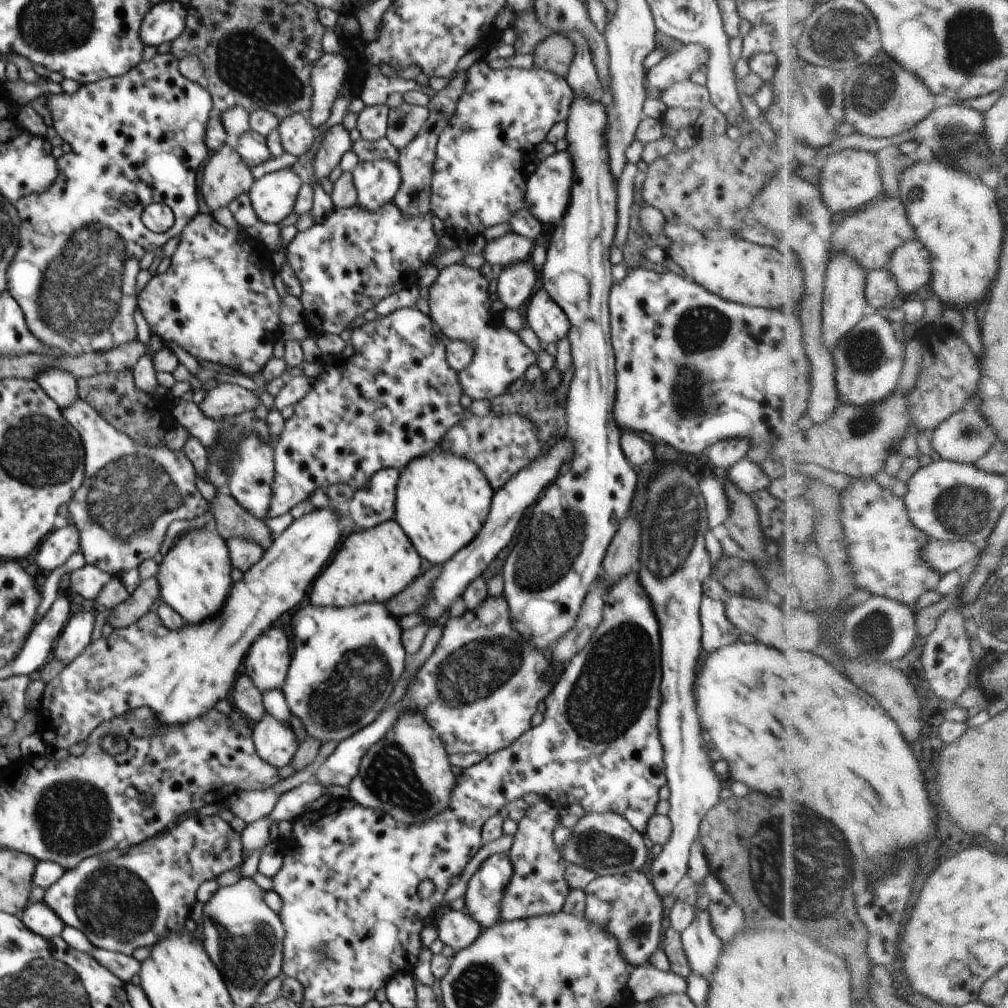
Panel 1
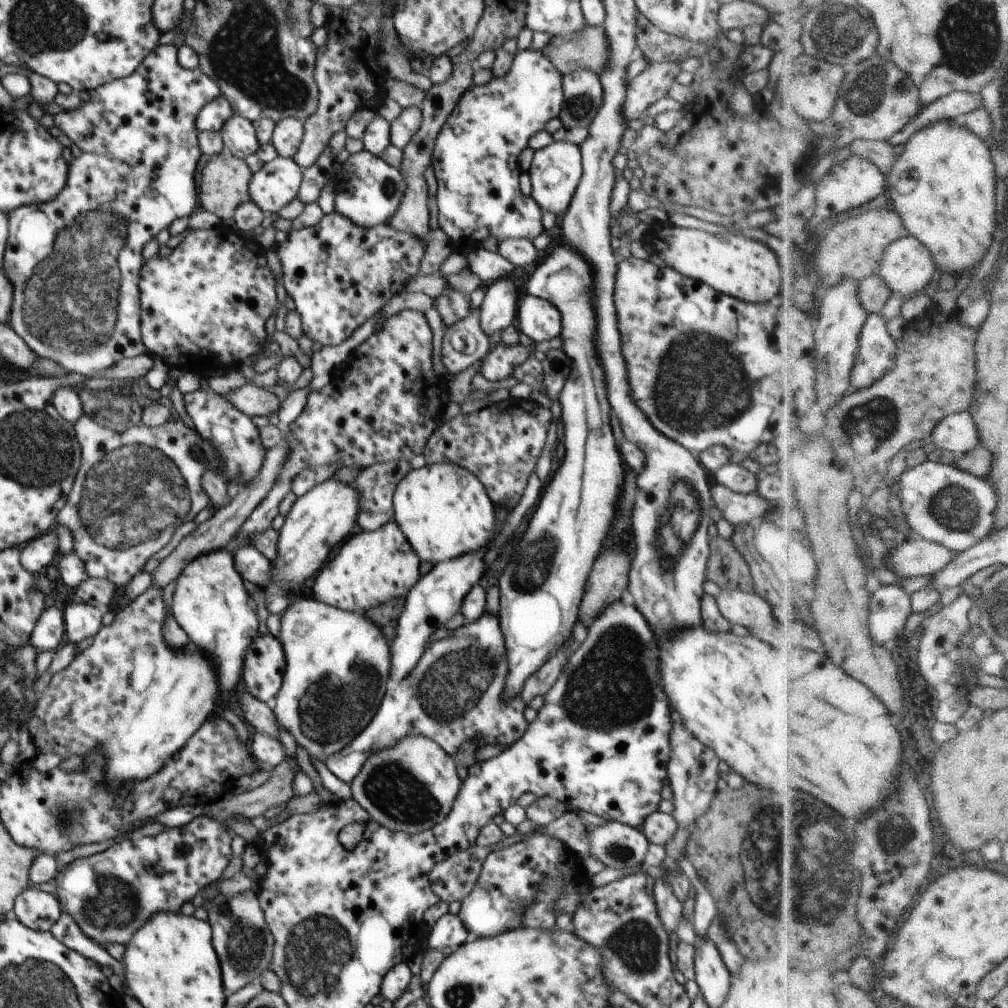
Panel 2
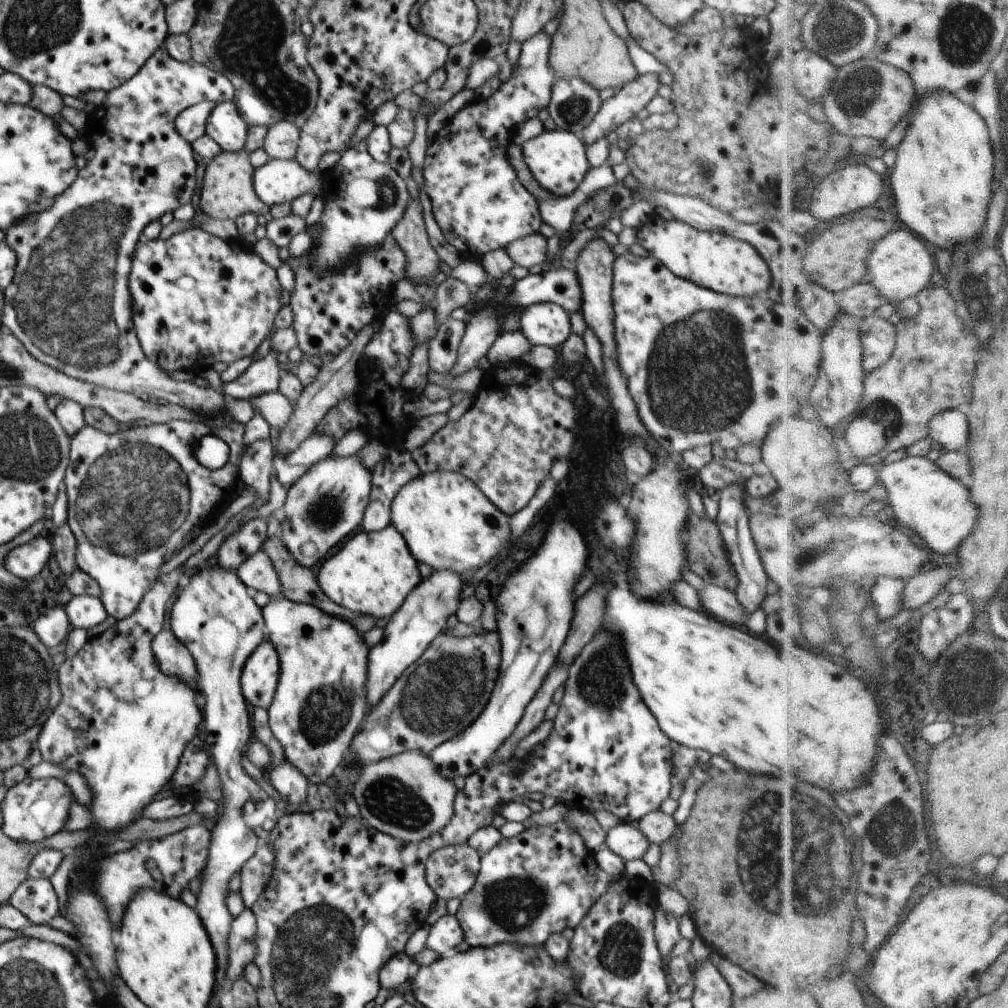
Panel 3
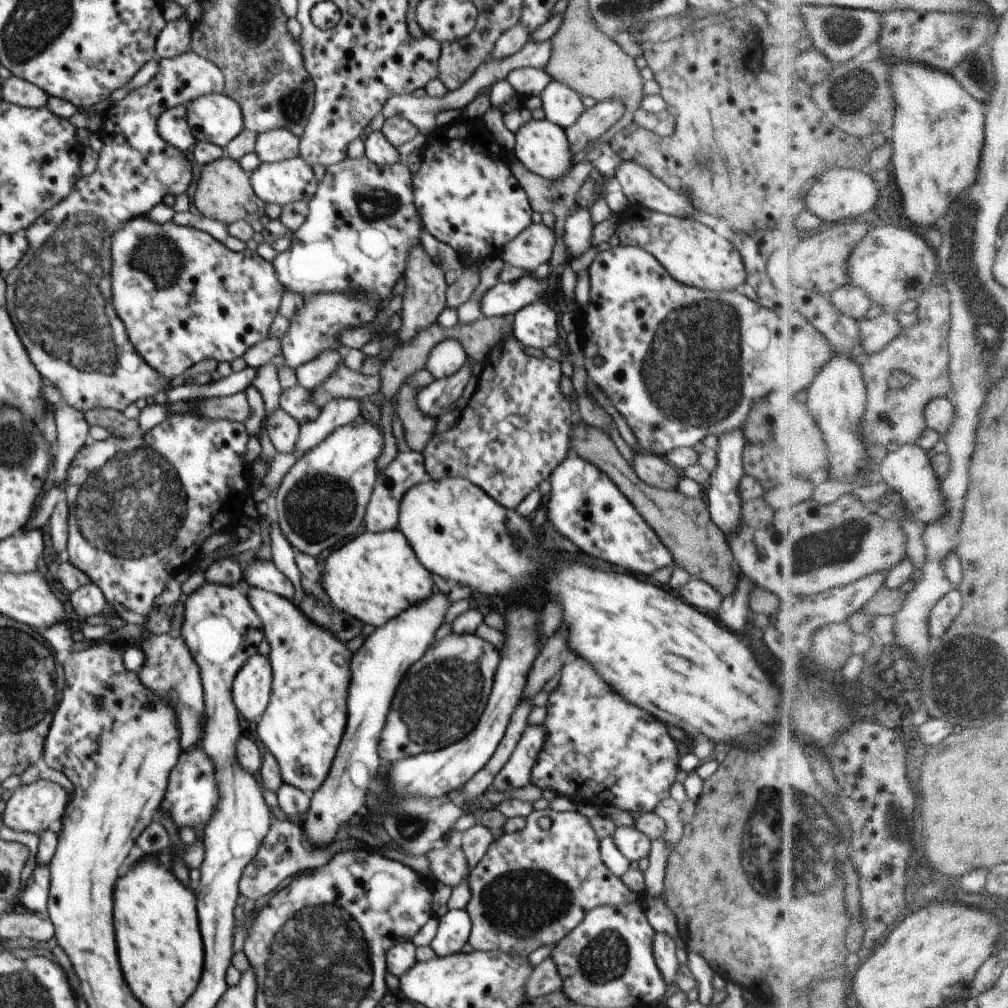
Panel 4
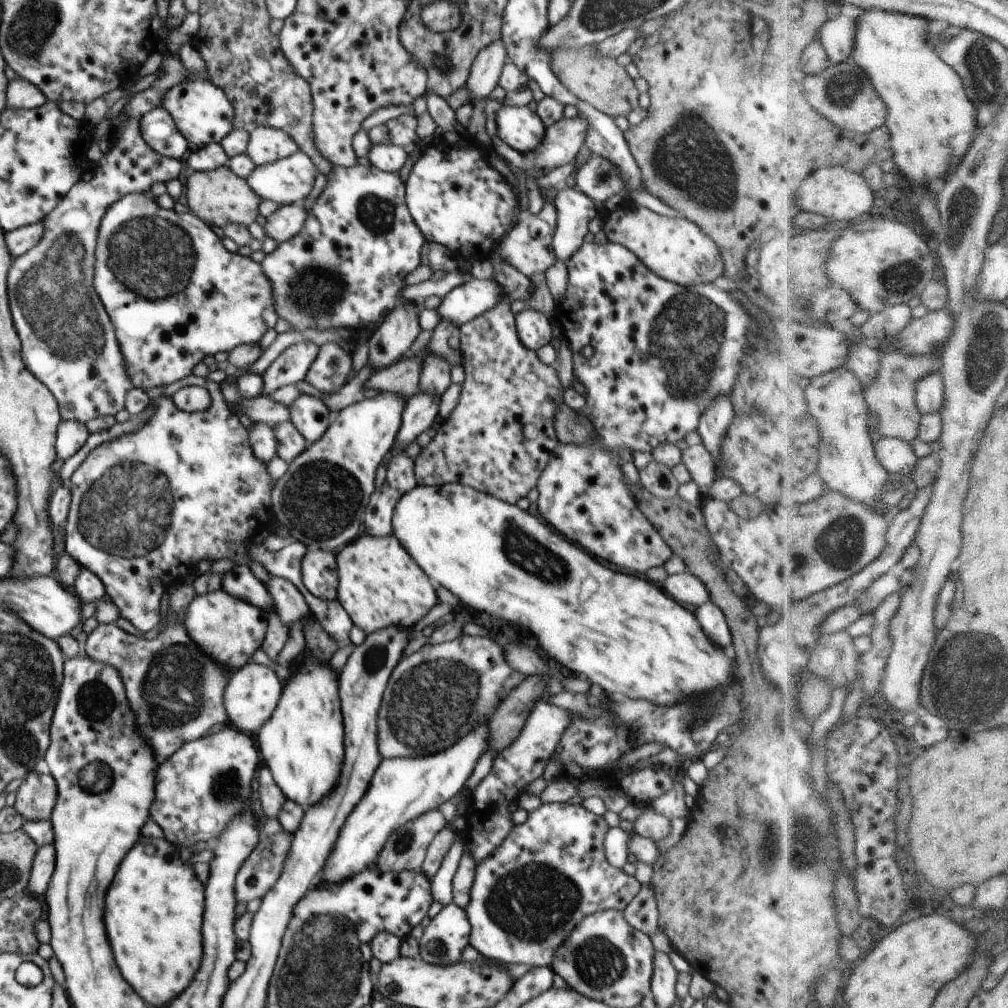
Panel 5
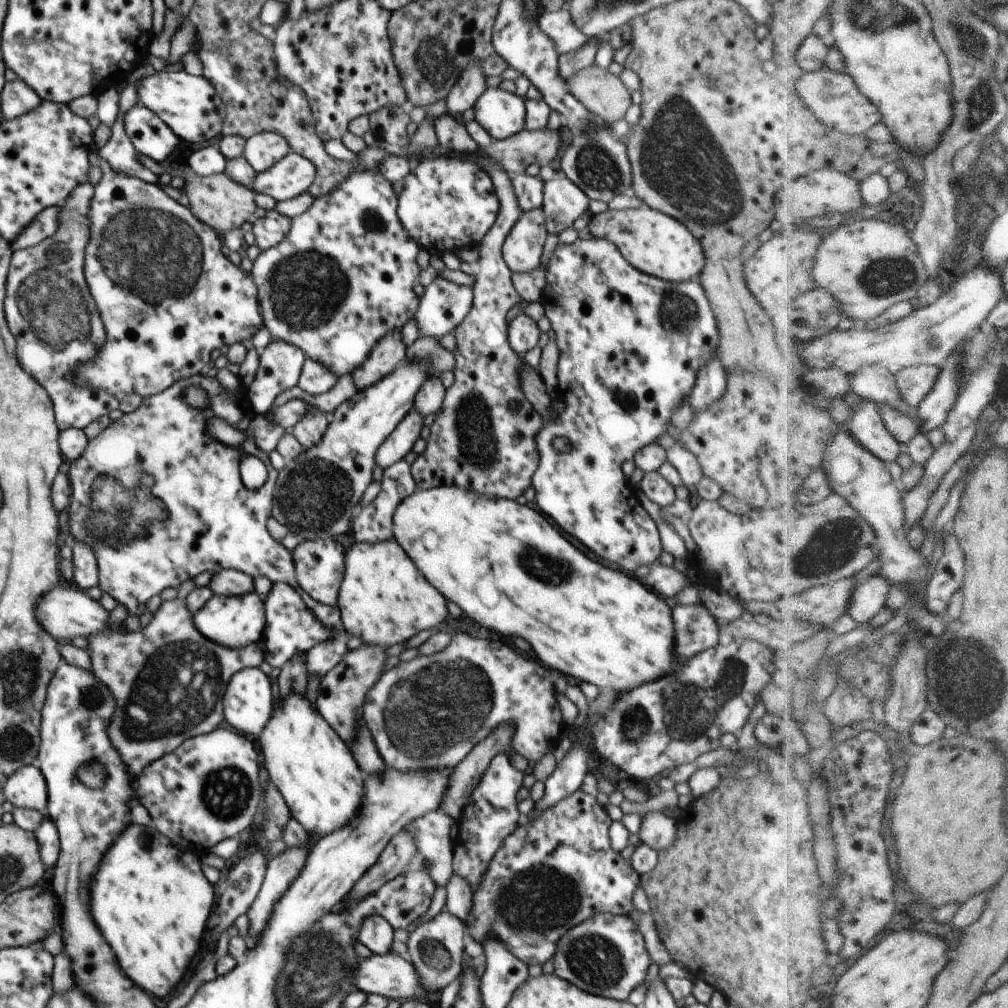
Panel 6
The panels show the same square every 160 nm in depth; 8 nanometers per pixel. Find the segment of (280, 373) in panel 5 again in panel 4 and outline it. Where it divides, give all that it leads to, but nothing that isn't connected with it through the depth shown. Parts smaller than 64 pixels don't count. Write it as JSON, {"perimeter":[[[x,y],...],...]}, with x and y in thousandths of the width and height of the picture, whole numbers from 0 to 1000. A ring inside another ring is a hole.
{"perimeter":[[[317,291],[302,295],[295,301],[294,312],[287,317],[286,329],[279,335],[284,362],[294,367],[316,354],[321,348],[338,346],[336,333],[341,326],[367,322],[375,312],[375,302],[361,291]]]}

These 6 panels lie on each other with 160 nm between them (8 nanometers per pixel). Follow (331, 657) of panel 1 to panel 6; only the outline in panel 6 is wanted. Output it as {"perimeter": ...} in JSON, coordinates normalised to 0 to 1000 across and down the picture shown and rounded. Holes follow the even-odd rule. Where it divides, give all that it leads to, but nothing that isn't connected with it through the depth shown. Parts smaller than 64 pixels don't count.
{"perimeter":[[[222,564],[213,568],[206,583],[212,590],[238,591],[252,588],[252,573],[234,564]],[[291,687],[285,691],[278,692],[277,699],[271,704],[266,718],[263,718],[263,723],[257,728],[257,734],[258,736],[255,738],[255,741],[258,745],[259,757],[267,766],[267,774],[274,779],[278,788],[282,791],[286,802],[289,804],[289,810],[305,823],[306,827],[312,826],[316,831],[323,829],[338,822],[339,819],[349,814],[349,812],[356,807],[357,798],[361,792],[361,768],[357,768],[357,762],[355,762],[355,757],[351,754],[346,740],[339,736],[336,728],[323,716],[323,713],[314,705],[314,700],[308,696],[303,688]]]}

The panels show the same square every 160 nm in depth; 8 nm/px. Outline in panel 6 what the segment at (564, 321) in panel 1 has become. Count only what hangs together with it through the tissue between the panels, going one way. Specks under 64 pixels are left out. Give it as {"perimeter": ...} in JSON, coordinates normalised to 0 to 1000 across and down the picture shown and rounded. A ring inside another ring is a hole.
{"perimeter":[[[524,310],[510,315],[504,322],[506,343],[515,351],[521,352],[534,341],[537,331],[533,322],[534,313]]]}

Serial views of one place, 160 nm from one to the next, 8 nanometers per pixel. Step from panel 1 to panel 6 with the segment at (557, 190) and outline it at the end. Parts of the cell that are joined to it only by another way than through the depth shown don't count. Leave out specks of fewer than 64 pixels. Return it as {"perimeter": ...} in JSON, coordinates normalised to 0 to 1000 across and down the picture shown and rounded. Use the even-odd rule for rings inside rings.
{"perimeter":[[[483,85],[469,105],[471,119],[488,138],[503,138],[521,127],[521,99],[510,92]]]}

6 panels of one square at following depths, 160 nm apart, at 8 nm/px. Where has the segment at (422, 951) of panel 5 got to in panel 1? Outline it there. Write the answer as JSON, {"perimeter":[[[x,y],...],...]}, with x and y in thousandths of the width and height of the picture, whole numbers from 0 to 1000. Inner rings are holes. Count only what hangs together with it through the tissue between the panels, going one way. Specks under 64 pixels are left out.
{"perimeter":[[[447,903],[435,915],[433,926],[435,931],[447,938],[453,945],[466,938],[478,925],[477,919],[461,904]]]}

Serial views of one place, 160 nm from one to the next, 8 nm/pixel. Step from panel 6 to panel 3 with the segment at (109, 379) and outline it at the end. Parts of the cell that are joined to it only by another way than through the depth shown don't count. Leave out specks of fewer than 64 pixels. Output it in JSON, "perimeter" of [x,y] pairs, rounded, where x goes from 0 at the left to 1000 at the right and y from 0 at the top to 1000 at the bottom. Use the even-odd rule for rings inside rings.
{"perimeter":[[[192,226],[173,231],[168,237],[155,237],[145,241],[137,240],[132,252],[130,271],[128,272],[128,291],[130,292],[130,307],[132,320],[141,347],[148,358],[155,360],[162,368],[185,367],[197,371],[205,364],[223,364],[242,353],[254,350],[256,343],[267,332],[271,331],[272,314],[278,308],[280,286],[274,275],[274,267],[269,266],[253,249],[237,240],[235,236],[229,239],[215,235],[209,226]]]}

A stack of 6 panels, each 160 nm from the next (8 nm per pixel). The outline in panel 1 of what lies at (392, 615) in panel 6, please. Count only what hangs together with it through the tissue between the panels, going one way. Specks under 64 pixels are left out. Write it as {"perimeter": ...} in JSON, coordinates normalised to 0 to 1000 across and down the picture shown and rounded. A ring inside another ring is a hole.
{"perimeter":[[[391,515],[350,529],[337,540],[319,567],[309,579],[308,600],[346,602],[359,598],[382,598],[399,587],[418,567],[418,552]]]}

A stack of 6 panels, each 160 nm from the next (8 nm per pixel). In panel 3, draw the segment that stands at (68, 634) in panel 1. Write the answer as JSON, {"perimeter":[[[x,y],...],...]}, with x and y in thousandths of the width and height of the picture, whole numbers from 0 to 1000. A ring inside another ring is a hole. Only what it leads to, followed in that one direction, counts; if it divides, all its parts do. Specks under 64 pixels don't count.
{"perimeter":[[[89,590],[73,591],[65,599],[64,606],[72,623],[83,623],[83,625],[97,621],[108,610],[101,596]]]}

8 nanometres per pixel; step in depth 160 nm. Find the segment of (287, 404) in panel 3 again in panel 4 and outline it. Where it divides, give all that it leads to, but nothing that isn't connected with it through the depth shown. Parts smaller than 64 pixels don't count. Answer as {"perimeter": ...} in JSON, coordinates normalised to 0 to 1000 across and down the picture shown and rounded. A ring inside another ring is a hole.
{"perimeter":[[[280,404],[271,407],[265,415],[266,435],[275,448],[289,449],[297,434],[298,421]]]}

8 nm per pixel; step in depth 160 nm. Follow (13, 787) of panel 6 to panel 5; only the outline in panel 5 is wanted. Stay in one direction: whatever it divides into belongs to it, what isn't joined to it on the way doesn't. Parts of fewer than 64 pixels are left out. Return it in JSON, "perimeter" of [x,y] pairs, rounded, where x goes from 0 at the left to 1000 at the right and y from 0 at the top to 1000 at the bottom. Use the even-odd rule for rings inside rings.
{"perimeter":[[[32,766],[17,783],[14,802],[25,814],[50,814],[57,797],[57,778],[52,769]]]}

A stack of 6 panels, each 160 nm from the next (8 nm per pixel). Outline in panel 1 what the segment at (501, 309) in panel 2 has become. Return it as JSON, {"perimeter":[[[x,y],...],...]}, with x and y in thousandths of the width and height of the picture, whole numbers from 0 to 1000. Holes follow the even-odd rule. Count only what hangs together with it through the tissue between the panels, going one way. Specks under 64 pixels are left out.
{"perimeter":[[[525,259],[512,261],[498,267],[489,289],[502,303],[500,307],[514,307],[518,302],[523,302],[530,292],[532,278],[534,274],[529,262]]]}

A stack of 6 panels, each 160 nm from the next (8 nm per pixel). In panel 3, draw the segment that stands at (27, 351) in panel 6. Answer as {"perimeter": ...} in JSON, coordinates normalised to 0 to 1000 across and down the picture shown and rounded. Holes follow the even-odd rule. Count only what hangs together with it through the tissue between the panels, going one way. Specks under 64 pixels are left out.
{"perimeter":[[[163,44],[151,54],[151,56],[143,63],[143,65],[128,80],[117,85],[113,89],[106,92],[106,96],[96,105],[88,115],[88,122],[85,127],[84,138],[89,147],[93,147],[94,154],[90,159],[86,159],[85,166],[77,170],[75,181],[71,181],[69,187],[55,195],[54,202],[50,208],[42,209],[38,212],[33,212],[30,215],[24,215],[21,219],[10,223],[8,227],[4,228],[6,240],[10,240],[10,244],[16,250],[16,272],[14,272],[14,280],[6,286],[6,296],[4,296],[4,308],[2,308],[2,321],[26,343],[26,347],[37,355],[40,359],[59,367],[60,369],[70,373],[71,375],[95,382],[101,385],[113,386],[116,388],[123,388],[137,393],[138,391],[147,391],[148,395],[157,395],[158,399],[171,400],[186,406],[190,406],[194,410],[199,410],[208,424],[223,424],[231,419],[231,415],[223,410],[223,400],[225,399],[220,388],[215,388],[211,384],[200,384],[194,382],[190,378],[175,379],[170,377],[167,372],[153,359],[145,355],[141,347],[139,338],[137,337],[135,326],[131,315],[130,307],[130,292],[128,291],[128,272],[130,271],[130,264],[132,259],[132,252],[135,248],[135,243],[139,240],[141,229],[144,228],[150,220],[157,219],[165,210],[173,210],[177,205],[186,203],[189,200],[192,192],[192,186],[194,185],[194,167],[196,167],[197,157],[192,151],[191,145],[177,131],[174,126],[175,116],[187,106],[190,104],[208,100],[216,101],[230,100],[232,97],[231,83],[219,73],[208,69],[205,65],[195,63],[192,60],[187,62],[179,62],[171,58],[164,49]]]}

